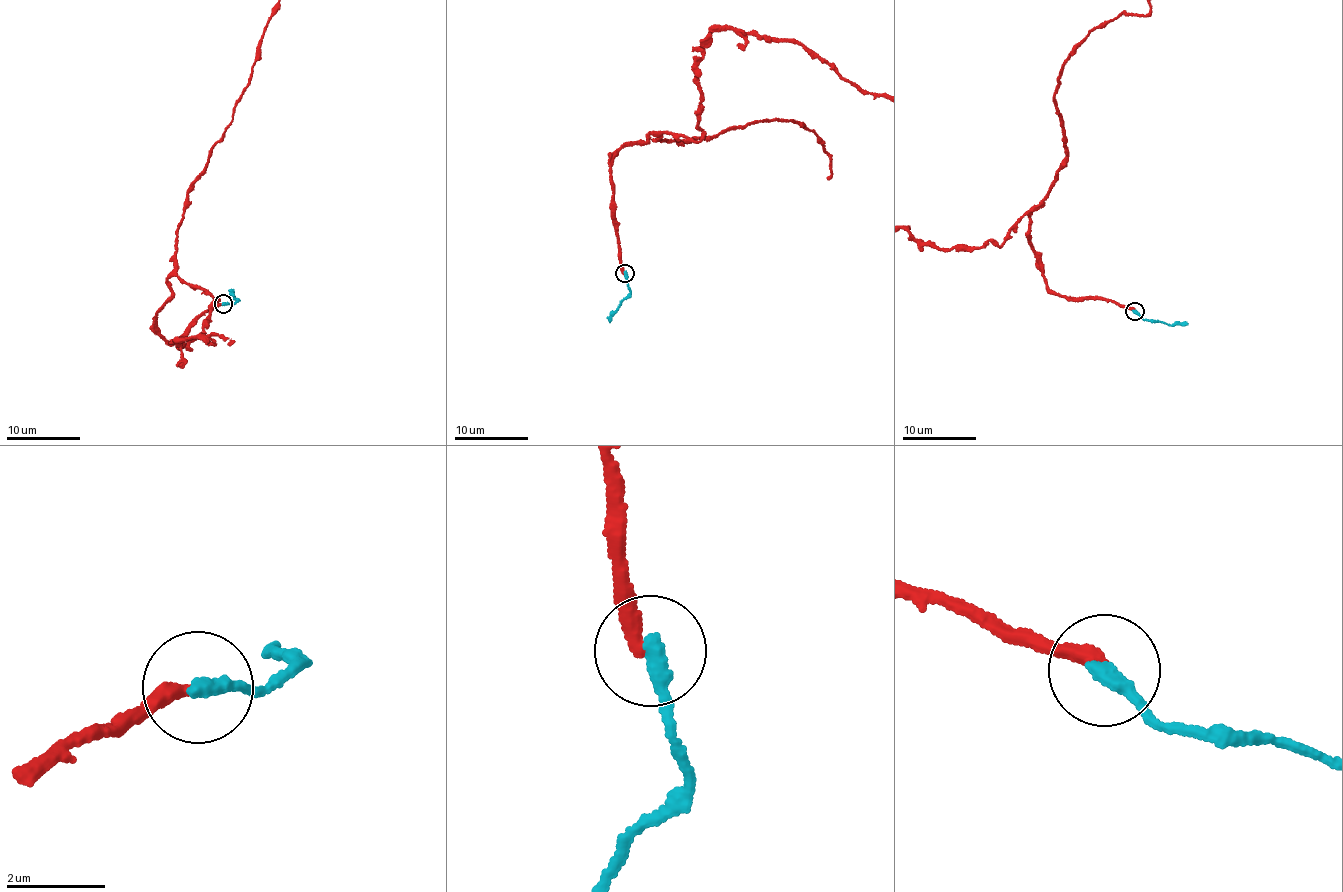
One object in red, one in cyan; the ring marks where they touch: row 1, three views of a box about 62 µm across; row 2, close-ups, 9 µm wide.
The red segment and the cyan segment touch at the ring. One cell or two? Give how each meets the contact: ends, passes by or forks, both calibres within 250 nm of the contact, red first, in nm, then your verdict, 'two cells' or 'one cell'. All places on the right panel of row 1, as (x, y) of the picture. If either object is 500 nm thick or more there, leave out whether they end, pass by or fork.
red ends | cyan ends | 320/360 nm | two cells

